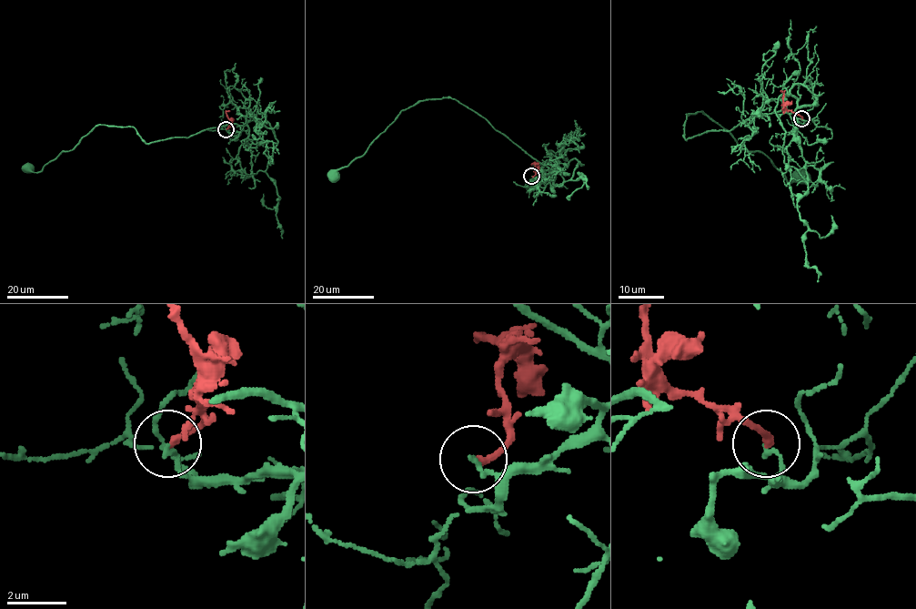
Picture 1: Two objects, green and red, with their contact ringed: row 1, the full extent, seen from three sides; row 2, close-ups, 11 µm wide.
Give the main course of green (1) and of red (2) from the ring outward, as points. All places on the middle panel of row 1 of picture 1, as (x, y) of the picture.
1: (532, 177), (538, 177), (548, 167), (450, 97), (418, 101), (403, 110), (361, 157), (334, 176)
2: (532, 177), (535, 174), (535, 166), (531, 164), (535, 162)

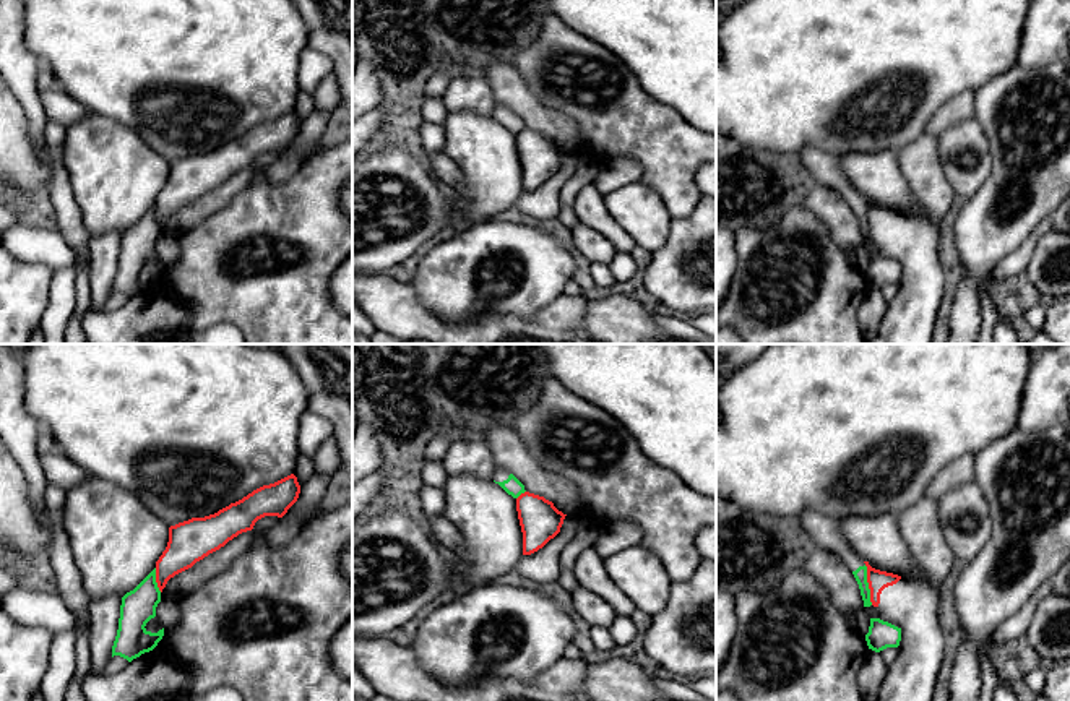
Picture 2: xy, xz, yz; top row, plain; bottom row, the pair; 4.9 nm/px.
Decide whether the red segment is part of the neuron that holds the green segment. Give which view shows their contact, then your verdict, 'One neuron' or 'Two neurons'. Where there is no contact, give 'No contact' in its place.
Touches green in yz. Two neurons

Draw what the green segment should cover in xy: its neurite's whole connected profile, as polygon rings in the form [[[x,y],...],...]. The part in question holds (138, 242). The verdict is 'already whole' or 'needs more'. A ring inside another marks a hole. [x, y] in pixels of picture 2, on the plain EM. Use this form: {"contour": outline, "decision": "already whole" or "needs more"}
{"contour": [[[156,204],[130,229],[122,234],[119,266],[112,282],[112,294],[120,292],[132,299],[145,289],[153,287],[164,273],[164,264],[157,269],[148,268],[146,260],[156,253],[161,239],[161,227],[156,219]]], "decision": "already whole"}

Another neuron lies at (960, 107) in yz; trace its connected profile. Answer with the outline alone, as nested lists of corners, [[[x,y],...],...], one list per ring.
[[[963,91],[943,102],[925,125],[925,133],[938,136],[950,127],[974,117],[974,91]]]

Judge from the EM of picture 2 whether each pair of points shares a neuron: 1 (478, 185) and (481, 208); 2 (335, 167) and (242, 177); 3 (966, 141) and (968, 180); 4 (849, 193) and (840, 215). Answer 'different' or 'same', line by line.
1: same
2: different
3: same
4: different

